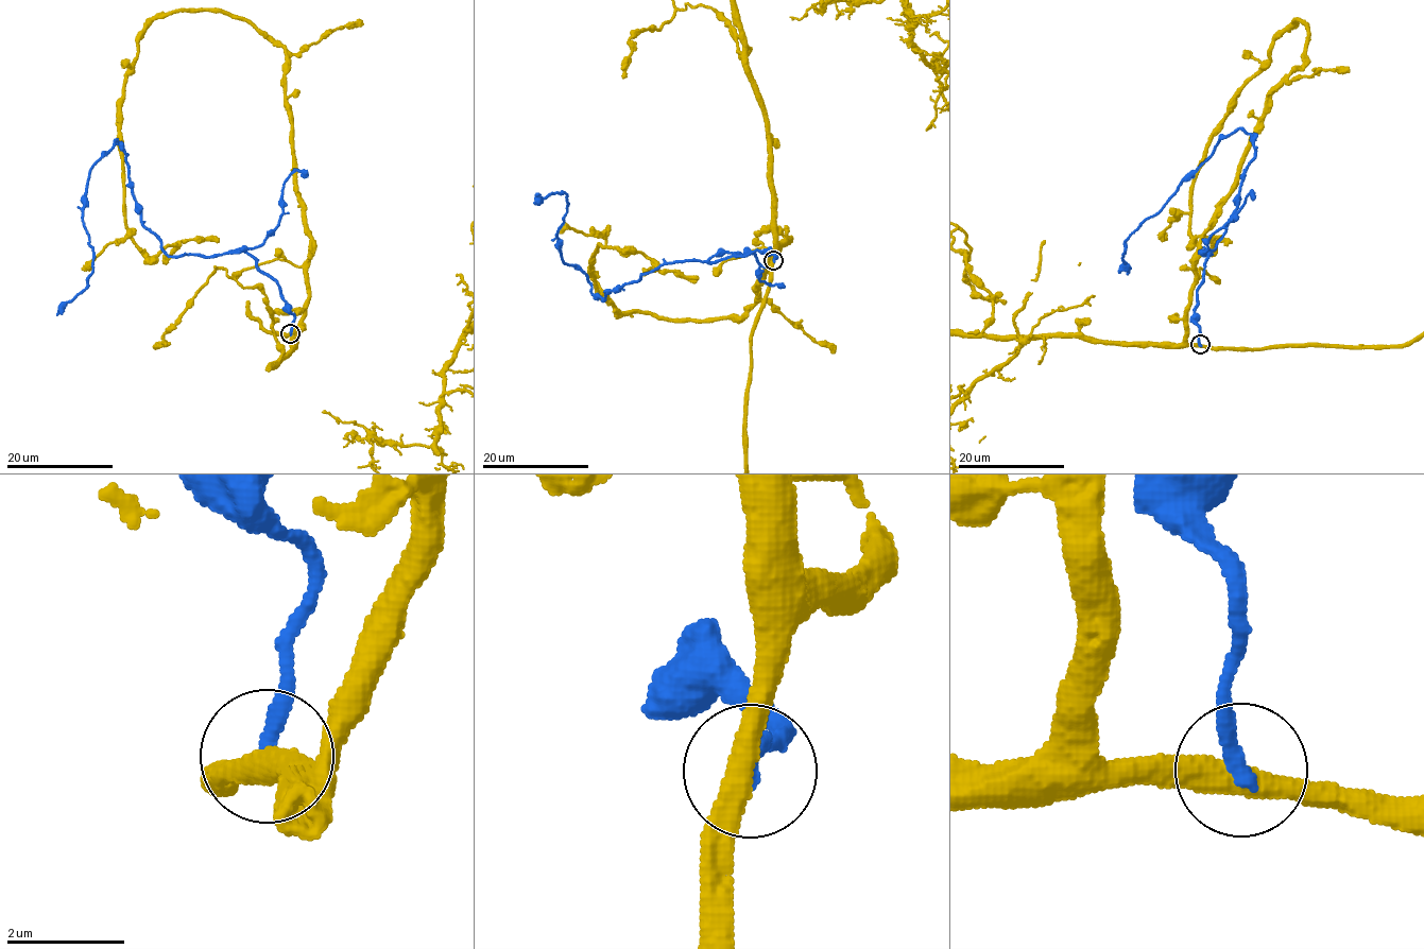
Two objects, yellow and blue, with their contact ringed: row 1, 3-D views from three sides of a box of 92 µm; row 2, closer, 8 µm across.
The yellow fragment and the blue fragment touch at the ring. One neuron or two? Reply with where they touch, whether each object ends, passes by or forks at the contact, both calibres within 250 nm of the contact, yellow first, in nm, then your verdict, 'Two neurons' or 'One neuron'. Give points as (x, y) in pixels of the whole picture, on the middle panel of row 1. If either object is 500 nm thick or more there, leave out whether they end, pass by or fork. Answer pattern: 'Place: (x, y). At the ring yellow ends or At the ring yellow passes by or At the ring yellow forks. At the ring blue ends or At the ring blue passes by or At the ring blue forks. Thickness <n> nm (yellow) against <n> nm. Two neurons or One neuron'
Place: (773, 260). At the ring yellow passes by. At the ring blue ends. Thickness 420 nm (yellow) against 280 nm. Two neurons

